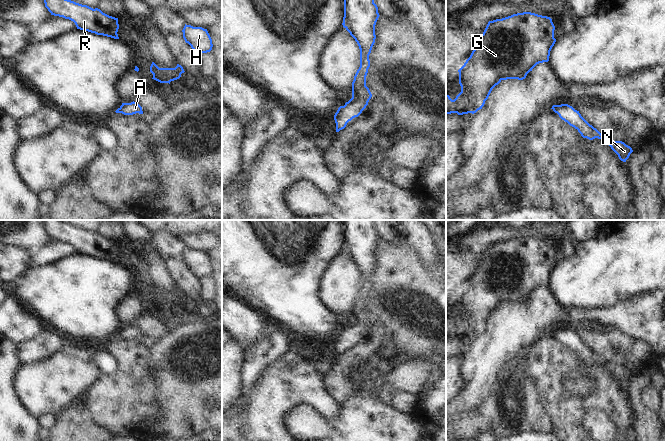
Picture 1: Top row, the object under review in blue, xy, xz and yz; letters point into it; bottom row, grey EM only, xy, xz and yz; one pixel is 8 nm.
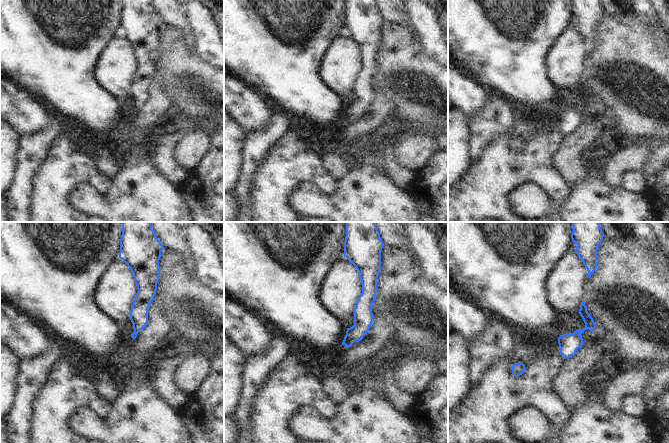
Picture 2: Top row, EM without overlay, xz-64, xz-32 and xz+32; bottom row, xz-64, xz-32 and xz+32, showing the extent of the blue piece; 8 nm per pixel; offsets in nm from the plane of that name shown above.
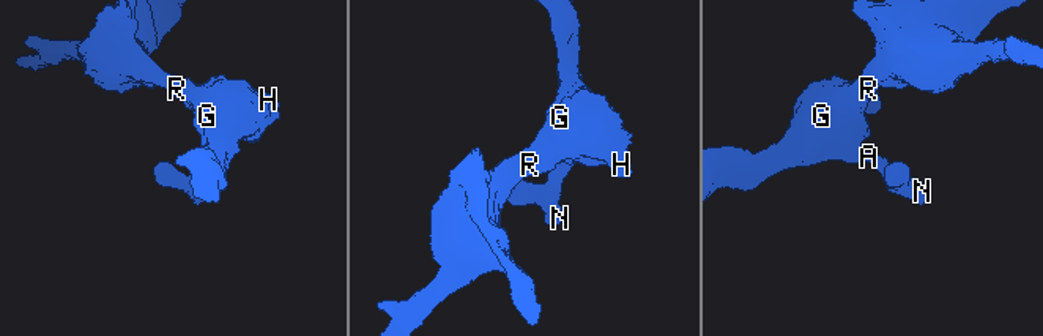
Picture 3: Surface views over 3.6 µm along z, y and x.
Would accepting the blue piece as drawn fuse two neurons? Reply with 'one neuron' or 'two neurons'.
one neuron

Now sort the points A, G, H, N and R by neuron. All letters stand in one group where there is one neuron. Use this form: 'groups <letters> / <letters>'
groups A G H N R

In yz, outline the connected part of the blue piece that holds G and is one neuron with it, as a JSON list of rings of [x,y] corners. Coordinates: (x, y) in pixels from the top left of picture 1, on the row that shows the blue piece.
[[[531,12],[489,21],[470,57],[458,70],[461,92],[454,100],[446,94],[446,115],[476,113],[482,109],[492,89],[502,80],[523,80],[537,64],[548,62],[556,42],[554,30],[550,17]]]

